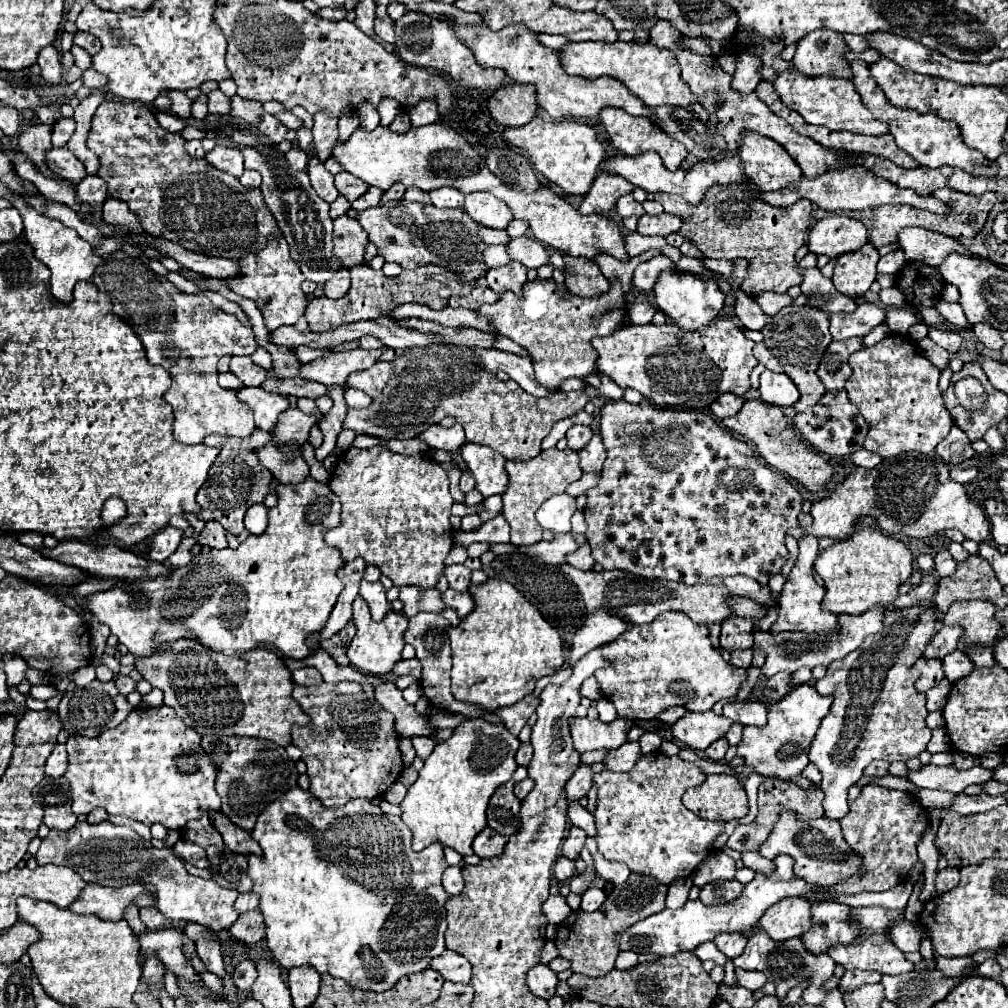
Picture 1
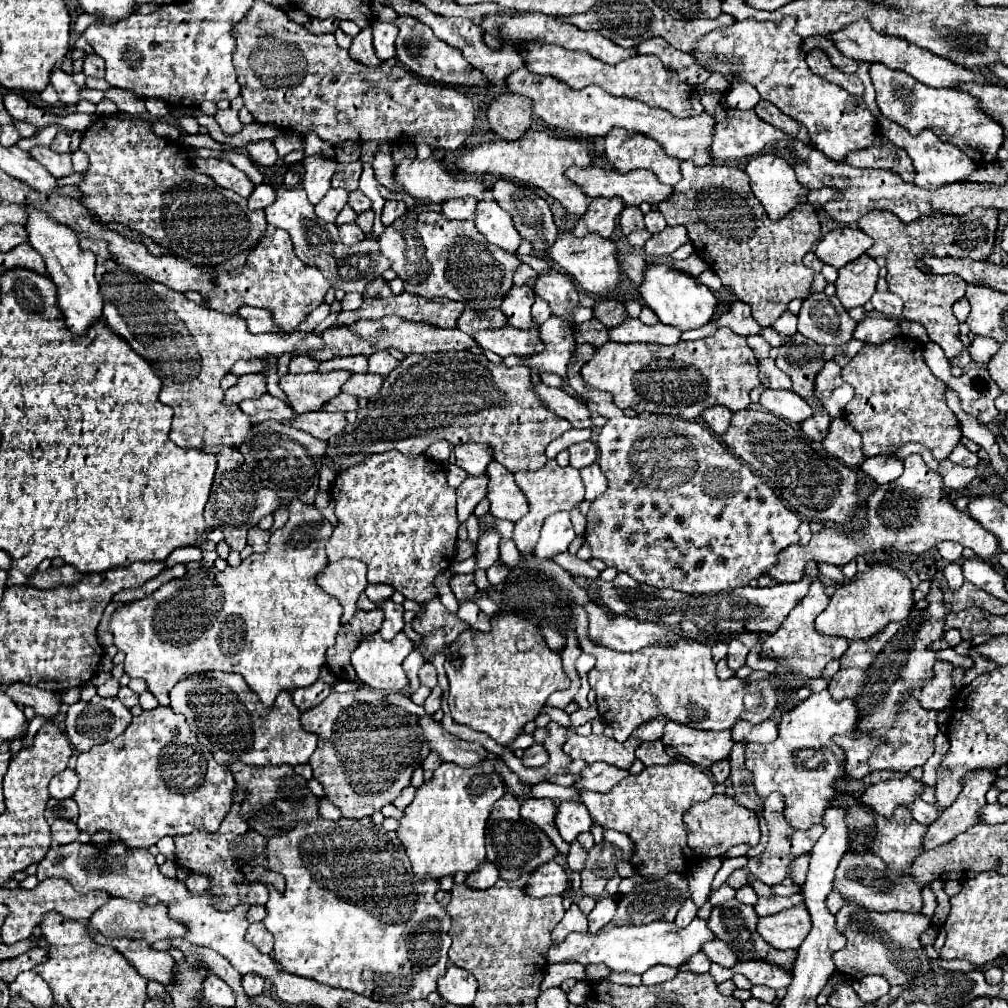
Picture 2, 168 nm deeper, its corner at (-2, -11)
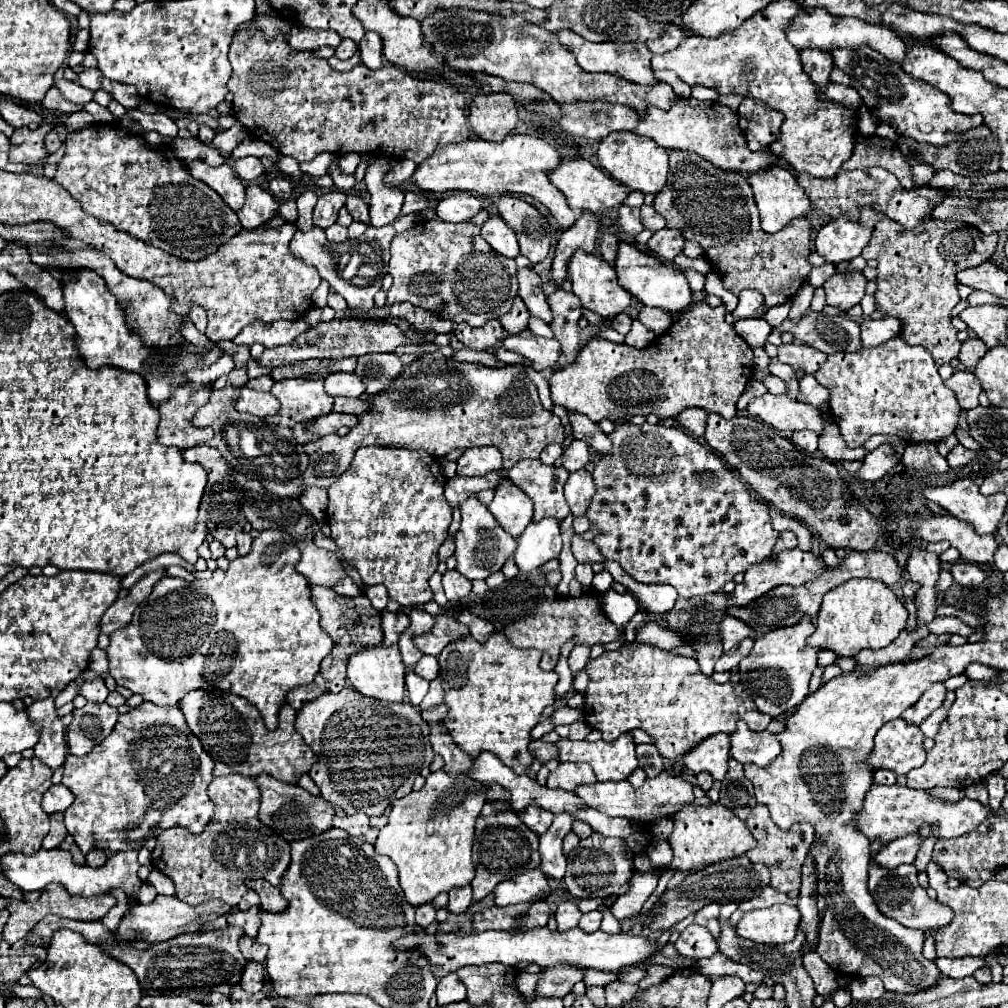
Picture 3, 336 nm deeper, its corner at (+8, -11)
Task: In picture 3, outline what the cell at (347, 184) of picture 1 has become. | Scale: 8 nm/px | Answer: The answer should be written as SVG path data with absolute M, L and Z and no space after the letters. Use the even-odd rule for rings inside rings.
M347 195L345 207L347 207L347 211L351 213L351 217L355 221L369 223L369 207L367 207L367 203L365 203L365 199L361 195Z

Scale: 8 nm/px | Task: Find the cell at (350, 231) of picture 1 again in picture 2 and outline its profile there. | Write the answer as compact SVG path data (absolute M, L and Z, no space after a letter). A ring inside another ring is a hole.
M345 223L339 227L339 237L343 245L357 245L361 239L365 239L363 231L355 223Z

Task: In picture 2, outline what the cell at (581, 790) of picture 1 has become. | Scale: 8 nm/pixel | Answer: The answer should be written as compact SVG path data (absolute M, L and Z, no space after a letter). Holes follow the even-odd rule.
M563 801L563 803L559 803L559 811L557 811L555 823L557 823L559 835L563 837L563 841L573 843L579 833L591 829L593 821L591 821L589 811L587 811L587 807L583 803Z

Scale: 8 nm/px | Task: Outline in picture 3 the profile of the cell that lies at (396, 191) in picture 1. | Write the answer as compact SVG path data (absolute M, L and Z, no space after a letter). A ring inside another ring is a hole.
M373 157L369 161L369 169L365 175L365 185L371 195L369 213L371 213L371 227L383 227L393 223L401 215L403 207L403 193L397 187L389 187L383 183L389 165L383 157Z

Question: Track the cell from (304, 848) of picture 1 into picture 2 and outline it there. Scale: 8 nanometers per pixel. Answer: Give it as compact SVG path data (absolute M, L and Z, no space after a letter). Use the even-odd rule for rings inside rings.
M323 819L323 825L309 825L309 823L299 823L293 831L289 831L287 835L275 835L269 839L267 845L269 851L269 869L283 873L287 889L281 895L279 891L275 891L273 887L269 887L269 901L267 901L267 917L263 919L265 929L273 935L275 939L275 949L273 949L273 959L277 961L277 965L291 973L291 975L299 975L299 977L309 977L315 979L323 985L329 987L341 987L341 989L351 989L359 995L365 995L369 999L375 1001L383 1001L383 1003L405 1003L405 1001L415 1001L415 999L425 999L429 993L435 991L437 987L437 979L441 975L445 975L447 969L447 951L451 947L451 937L449 937L449 927L451 927L451 919L447 915L447 911L435 901L435 893L437 893L437 881L433 879L417 879L417 875L411 873L409 867L409 859L407 853L399 841L399 837L395 835L395 831L385 831L381 825L373 825L371 819L341 819L341 821L327 821Z

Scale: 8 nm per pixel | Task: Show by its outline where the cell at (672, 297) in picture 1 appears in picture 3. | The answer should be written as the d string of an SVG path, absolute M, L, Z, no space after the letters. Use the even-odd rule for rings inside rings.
M627 243L619 245L619 255L615 259L615 271L617 271L619 283L647 307L659 307L671 315L677 315L689 309L693 303L693 293L681 269L669 267L661 263L657 257L635 249L633 245L627 245Z

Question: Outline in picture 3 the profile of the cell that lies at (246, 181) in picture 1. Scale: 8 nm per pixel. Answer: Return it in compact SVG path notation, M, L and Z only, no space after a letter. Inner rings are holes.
M249 185L247 199L237 215L245 229L255 229L275 215L275 207L279 207L279 203L269 191L261 189L259 185Z

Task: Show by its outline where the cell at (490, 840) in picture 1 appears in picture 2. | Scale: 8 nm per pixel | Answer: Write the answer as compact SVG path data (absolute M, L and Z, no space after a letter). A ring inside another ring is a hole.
M485 861L479 871L467 875L465 883L467 883L467 887L473 887L473 889L479 891L479 889L489 889L489 887L493 887L493 885L497 883L497 879L499 879L499 869L497 869L493 863Z

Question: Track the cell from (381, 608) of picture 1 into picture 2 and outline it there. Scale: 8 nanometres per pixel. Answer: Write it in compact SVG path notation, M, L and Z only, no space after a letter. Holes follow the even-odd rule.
M387 599L387 601L381 605L381 609L385 611L385 619L383 619L383 625L381 625L379 635L381 635L383 639L391 641L399 631L403 631L403 625L405 625L403 613L405 613L405 609L403 609L401 605L395 605L391 599Z

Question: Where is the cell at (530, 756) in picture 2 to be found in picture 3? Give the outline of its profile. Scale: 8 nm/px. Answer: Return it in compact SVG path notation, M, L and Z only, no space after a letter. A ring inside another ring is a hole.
M531 741L529 743L529 751L533 753L533 757L541 763L557 759L557 747L555 743L545 743L545 741Z

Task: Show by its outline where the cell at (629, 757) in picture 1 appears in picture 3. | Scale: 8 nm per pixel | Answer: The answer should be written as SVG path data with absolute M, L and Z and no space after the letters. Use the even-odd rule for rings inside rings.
M561 763L557 771L549 773L547 787L551 789L565 789L565 791L575 791L581 785L593 785L595 773L587 763Z

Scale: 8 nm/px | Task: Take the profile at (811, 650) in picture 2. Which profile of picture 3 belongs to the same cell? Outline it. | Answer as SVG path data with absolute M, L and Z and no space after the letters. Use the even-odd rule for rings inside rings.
M803 615L803 619L791 627L769 631L767 635L755 639L755 645L747 657L739 663L741 683L751 693L755 705L759 711L777 717L791 713L801 705L805 695L809 693L809 681L813 675L813 669L817 667L817 653L819 649L813 649L807 645L807 637L813 635L815 623L813 617Z

